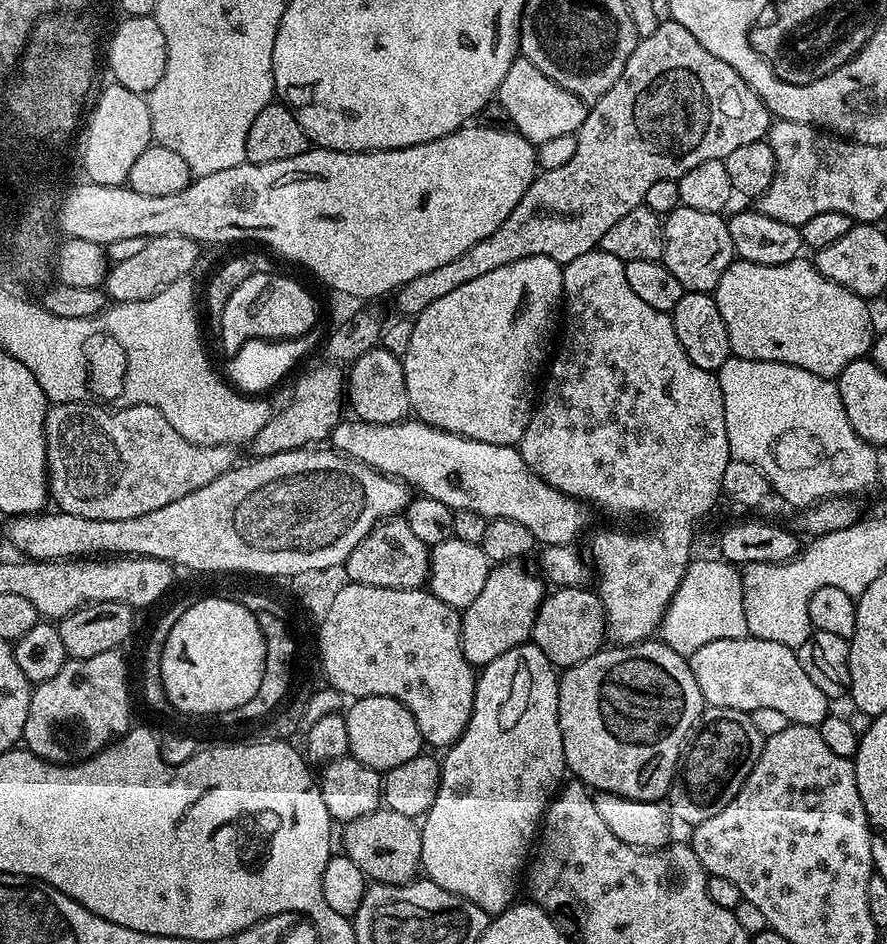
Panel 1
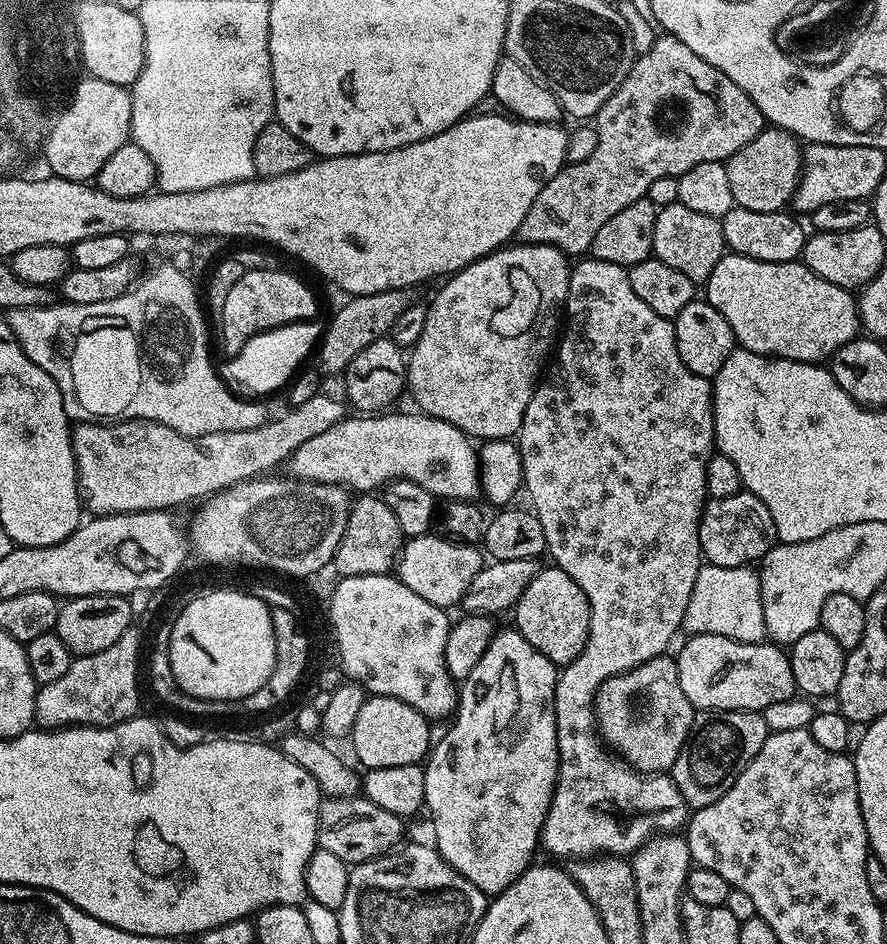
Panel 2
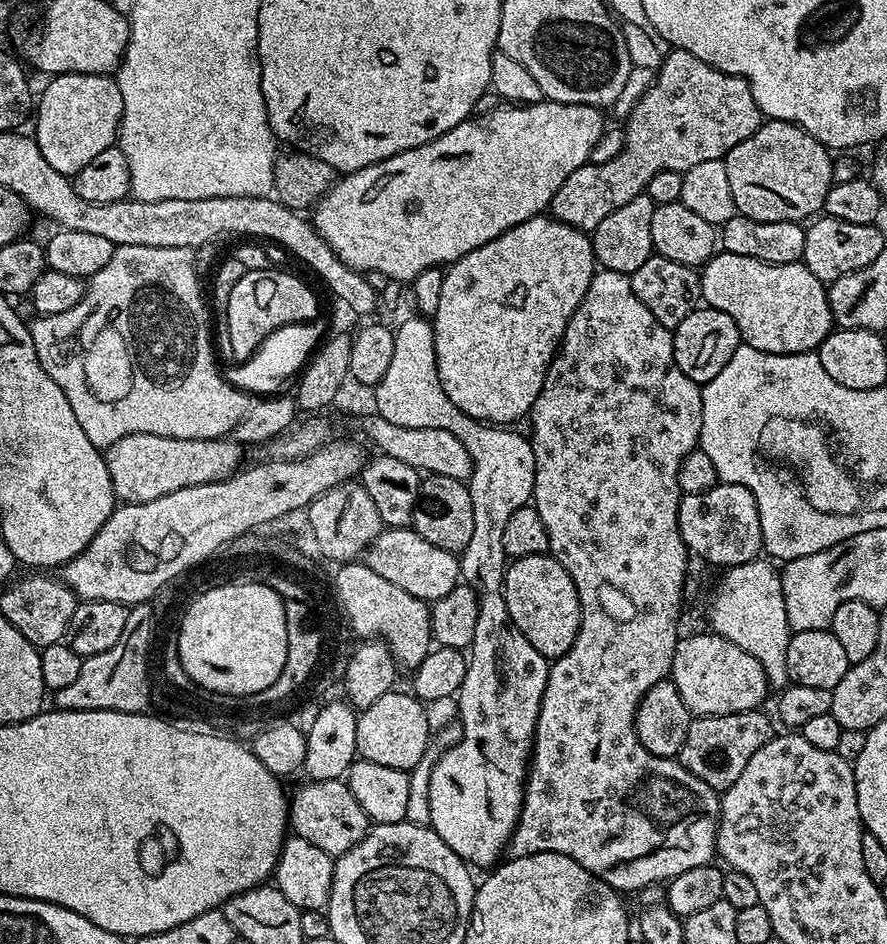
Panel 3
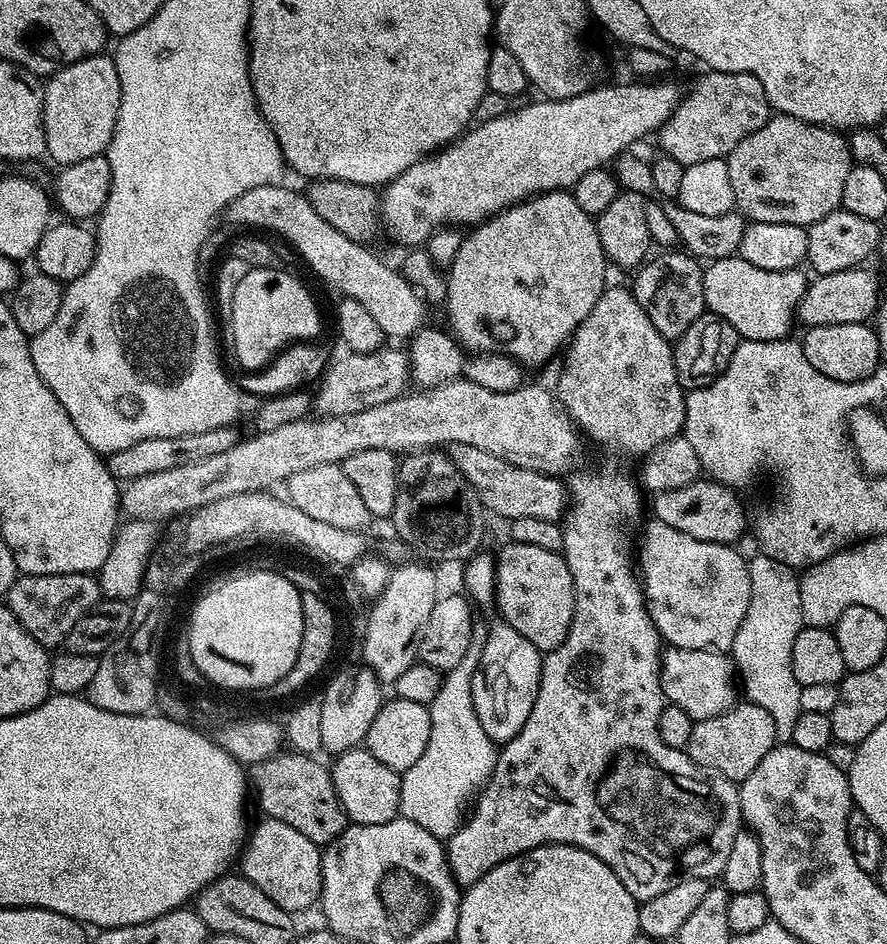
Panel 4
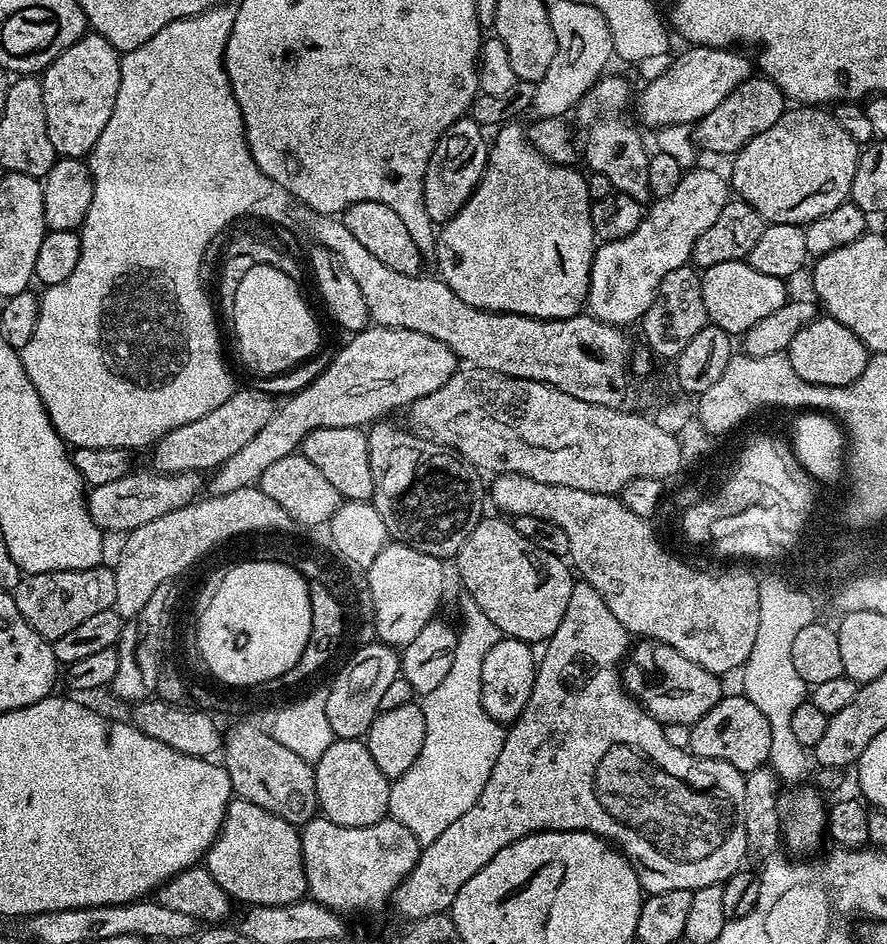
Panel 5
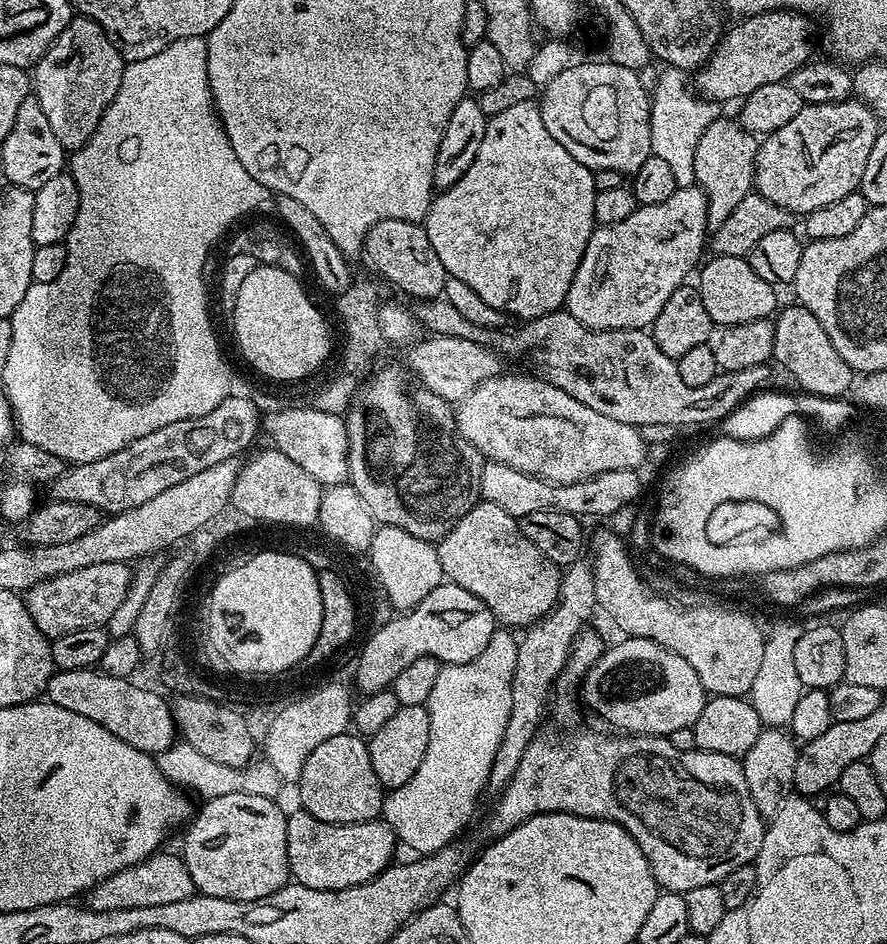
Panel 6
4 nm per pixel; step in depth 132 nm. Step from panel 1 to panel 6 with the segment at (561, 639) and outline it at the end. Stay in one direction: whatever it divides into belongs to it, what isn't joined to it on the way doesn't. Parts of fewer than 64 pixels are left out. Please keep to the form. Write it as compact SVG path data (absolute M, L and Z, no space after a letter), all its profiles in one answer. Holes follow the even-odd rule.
M476 504L442 537L436 549L445 581L470 590L474 598L482 598L497 621L509 629L524 630L535 624L560 597L561 565L542 555L538 546L522 534L519 519L501 506Z

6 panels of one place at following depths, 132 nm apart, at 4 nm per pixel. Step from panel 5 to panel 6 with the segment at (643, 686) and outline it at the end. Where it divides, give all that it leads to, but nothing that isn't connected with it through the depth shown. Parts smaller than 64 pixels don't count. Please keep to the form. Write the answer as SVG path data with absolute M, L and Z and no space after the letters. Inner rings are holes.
M628 636L624 638L621 644L616 644L609 647L598 658L598 662L584 675L582 681L582 693L584 692L584 700L588 703L588 708L592 712L597 712L602 719L608 724L613 724L613 729L619 730L624 734L635 734L638 736L663 736L667 738L674 730L682 730L683 728L690 728L695 724L698 714L702 714L704 709L704 702L706 693L702 682L698 678L698 674L694 670L694 666L690 666L690 662L686 662L686 658L682 658L678 654L674 654L670 650L666 650L662 646L658 646L654 641L647 640L646 638L638 638L637 636Z

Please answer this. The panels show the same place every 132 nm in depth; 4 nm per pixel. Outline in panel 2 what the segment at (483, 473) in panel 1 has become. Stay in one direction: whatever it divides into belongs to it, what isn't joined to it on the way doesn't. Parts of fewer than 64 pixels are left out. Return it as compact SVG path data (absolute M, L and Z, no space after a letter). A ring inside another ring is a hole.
M411 411L349 415L338 426L302 442L286 468L297 480L339 484L356 494L372 494L394 480L409 480L441 501L475 501L481 495L480 458L473 441L450 422Z

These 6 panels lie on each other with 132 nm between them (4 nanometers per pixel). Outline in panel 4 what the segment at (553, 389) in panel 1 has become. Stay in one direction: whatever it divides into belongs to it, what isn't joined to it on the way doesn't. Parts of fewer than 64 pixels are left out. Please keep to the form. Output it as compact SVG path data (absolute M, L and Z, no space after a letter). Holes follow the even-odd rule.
M605 287L603 294L598 298L598 302L594 302L594 310L590 310L590 314L586 314L584 321L581 322L581 324L576 327L576 331L572 333L572 338L568 341L566 351L563 355L564 354L564 365L560 368L560 377L556 380L554 392L560 404L564 407L564 411L567 412L568 417L572 419L572 423L576 425L577 429L579 429L587 439L589 436L594 443L601 444L604 448L613 448L616 452L625 452L628 456L643 458L647 456L649 452L653 452L660 444L665 444L667 440L672 440L674 437L683 433L684 398L686 390L678 382L673 345L665 336L658 334L658 330L654 330L654 322L650 322L650 318L646 318L646 310L642 310L642 306L638 306L631 287ZM576 470L567 477L566 487L568 490L568 499L570 501L566 515L562 520L562 527L564 530L564 550L563 558L566 562L566 566L570 570L572 575L572 581L574 582L574 618L570 622L570 630L566 634L566 638L562 642L562 646L558 646L553 652L547 653L543 657L540 665L540 685L538 686L538 698L534 702L534 710L530 710L530 718L526 718L526 726L522 726L522 730L518 730L516 737L507 744L503 745L499 749L496 765L492 771L492 776L485 782L484 787L480 789L478 795L475 797L474 803L471 805L470 811L467 813L466 822L461 823L457 828L456 833L448 837L446 841L446 851L448 853L448 868L452 871L452 876L456 880L457 884L461 886L467 886L478 882L478 878L482 878L490 870L494 870L494 866L498 866L503 860L509 860L515 856L521 856L523 852L529 852L534 850L538 846L543 844L569 844L575 848L581 848L586 850L590 854L594 854L594 858L602 858L602 862L606 862L610 866L610 870L614 870L614 874L618 874L618 878L622 882L622 886L626 886L626 890L630 890L630 894L638 902L643 902L654 898L654 894L662 894L662 890L670 890L670 886L674 886L678 882L682 882L686 878L702 878L703 880L711 881L713 878L719 877L720 872L726 866L726 858L730 855L730 848L734 846L734 838L742 831L742 817L740 815L740 789L733 781L728 780L725 776L709 775L705 769L700 768L696 763L688 757L687 751L682 748L671 748L666 746L666 742L662 742L662 734L658 734L658 718L662 714L662 710L666 706L664 699L664 691L660 685L660 658L662 655L662 637L660 631L653 626L652 619L648 613L646 607L646 601L644 598L644 589L642 587L641 579L638 577L637 569L634 567L634 560L628 557L628 544L624 541L624 527L627 526L631 520L636 520L640 516L640 511L645 511L646 500L640 497L642 488L635 479L632 480L628 476L619 476L616 472L580 472Z

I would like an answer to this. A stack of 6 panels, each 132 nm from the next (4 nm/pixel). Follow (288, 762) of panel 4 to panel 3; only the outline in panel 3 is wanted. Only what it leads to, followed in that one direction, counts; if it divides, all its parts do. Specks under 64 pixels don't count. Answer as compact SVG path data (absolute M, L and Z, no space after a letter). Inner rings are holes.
M343 779L314 780L305 785L290 804L291 831L318 846L318 850L326 850L326 854L333 858L346 854L346 850L362 842L370 821L366 810L358 806L358 798L350 794L347 783Z

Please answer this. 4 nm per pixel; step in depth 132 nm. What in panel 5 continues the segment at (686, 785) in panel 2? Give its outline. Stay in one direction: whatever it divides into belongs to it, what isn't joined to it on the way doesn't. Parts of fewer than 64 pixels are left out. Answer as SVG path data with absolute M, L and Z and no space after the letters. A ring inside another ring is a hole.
M743 694L725 695L697 724L691 725L691 730L690 751L693 757L700 759L701 756L701 761L721 760L722 762L730 762L730 766L734 766L738 771L745 774L768 764L770 722L766 722L766 714L762 714L762 710L758 710L758 706L754 706L754 702L747 700Z

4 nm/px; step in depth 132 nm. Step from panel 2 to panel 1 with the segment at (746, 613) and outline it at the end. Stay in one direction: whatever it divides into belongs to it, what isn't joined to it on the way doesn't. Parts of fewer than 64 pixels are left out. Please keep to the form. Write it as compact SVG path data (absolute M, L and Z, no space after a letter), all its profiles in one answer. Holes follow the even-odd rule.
M696 558L689 563L678 590L674 590L674 598L670 598L660 619L659 639L686 658L691 658L694 650L706 646L706 642L748 636L746 610L742 606L741 569L723 558L715 559Z

